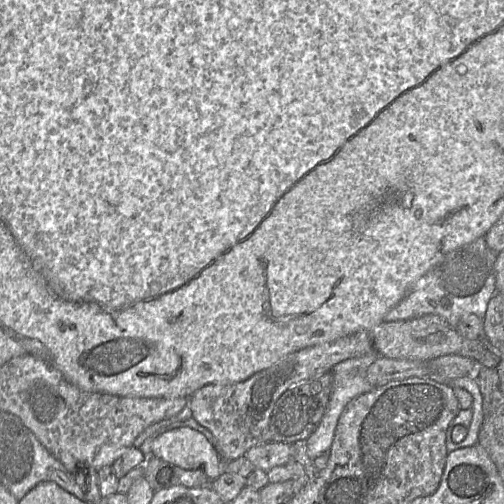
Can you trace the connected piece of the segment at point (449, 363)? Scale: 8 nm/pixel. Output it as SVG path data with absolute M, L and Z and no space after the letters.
M445 355L429 360L429 367L434 374L431 380L447 384L451 388L462 388L473 397L471 410L473 412L471 424L465 439L454 443L452 431L446 431L446 449L452 452L457 449L470 447L478 442L479 430L483 421L483 397L479 386L476 384L476 368L481 365L476 360L462 355Z

